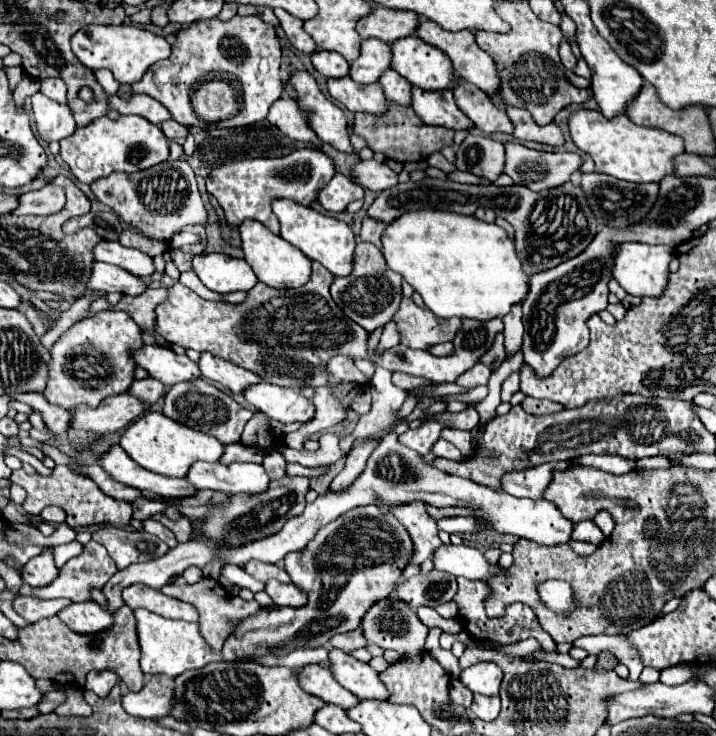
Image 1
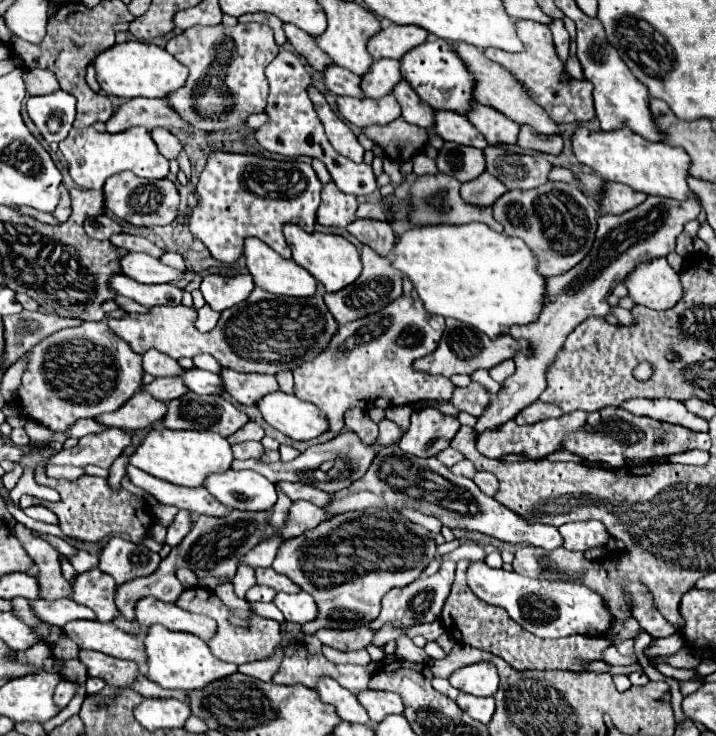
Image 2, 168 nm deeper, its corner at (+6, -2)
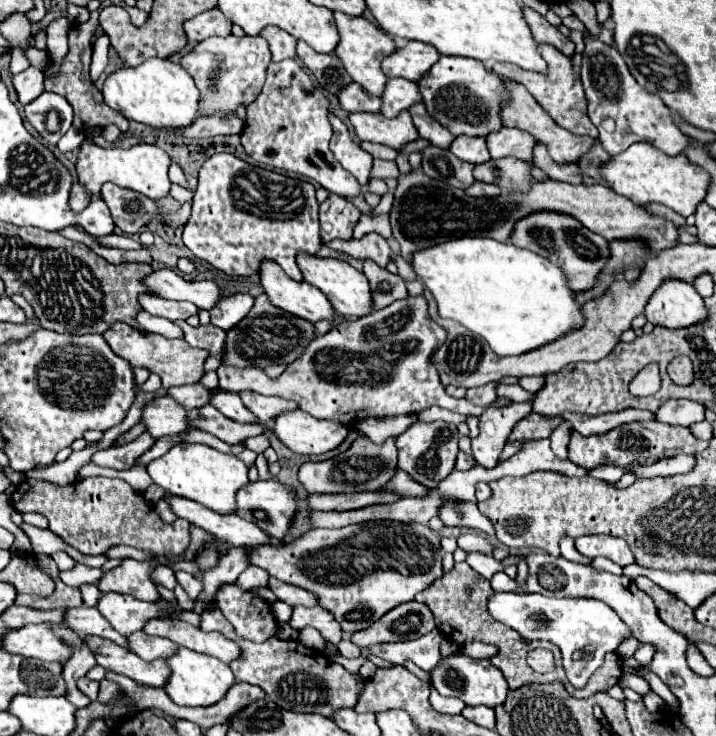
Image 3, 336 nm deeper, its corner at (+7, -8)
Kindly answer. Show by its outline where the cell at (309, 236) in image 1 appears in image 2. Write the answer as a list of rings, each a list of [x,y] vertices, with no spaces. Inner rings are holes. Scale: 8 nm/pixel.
[[[285,223],[283,225],[283,235],[293,251],[293,261],[299,263],[301,267],[305,267],[319,283],[325,285],[325,289],[331,291],[339,291],[347,285],[351,285],[361,271],[361,261],[359,261],[359,249],[347,241],[343,235],[335,235],[335,233],[307,233],[305,229],[301,229],[299,225],[293,223]]]

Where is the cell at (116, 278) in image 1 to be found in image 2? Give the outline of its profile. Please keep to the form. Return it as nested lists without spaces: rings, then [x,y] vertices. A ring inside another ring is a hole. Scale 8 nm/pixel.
[[[111,275],[109,287],[115,293],[125,295],[145,307],[181,303],[181,289],[175,285],[167,285],[167,283],[165,285],[143,285],[127,275]]]

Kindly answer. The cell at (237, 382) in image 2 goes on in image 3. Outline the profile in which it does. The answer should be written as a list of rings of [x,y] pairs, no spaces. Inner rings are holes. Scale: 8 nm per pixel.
[[[240,393],[244,405],[260,419],[262,425],[266,425],[268,421],[276,419],[278,415],[286,413],[286,411],[294,411],[298,409],[298,405],[294,401],[282,399],[282,397],[262,397],[260,393]]]

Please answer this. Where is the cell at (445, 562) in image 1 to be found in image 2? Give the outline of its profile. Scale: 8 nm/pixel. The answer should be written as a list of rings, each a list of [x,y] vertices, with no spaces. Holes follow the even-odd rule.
[[[471,561],[467,567],[467,585],[483,601],[503,607],[511,619],[537,637],[569,637],[577,633],[603,635],[609,629],[609,615],[603,601],[581,583],[529,579],[515,571],[491,569],[485,561]]]

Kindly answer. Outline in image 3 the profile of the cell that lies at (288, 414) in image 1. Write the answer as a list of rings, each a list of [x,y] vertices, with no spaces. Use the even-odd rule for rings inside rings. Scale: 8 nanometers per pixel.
[[[302,409],[274,419],[276,437],[298,455],[322,455],[336,449],[348,435],[348,427],[336,421],[316,419]]]

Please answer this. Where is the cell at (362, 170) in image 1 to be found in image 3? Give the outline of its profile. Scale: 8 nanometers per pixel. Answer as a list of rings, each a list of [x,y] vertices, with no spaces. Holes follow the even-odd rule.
[[[284,59],[280,63],[270,63],[260,95],[248,105],[246,125],[240,135],[246,155],[264,167],[304,175],[340,197],[354,197],[362,193],[362,185],[358,185],[358,181],[354,181],[342,165],[338,165],[328,149],[332,137],[328,105],[328,99],[314,87],[300,61]]]

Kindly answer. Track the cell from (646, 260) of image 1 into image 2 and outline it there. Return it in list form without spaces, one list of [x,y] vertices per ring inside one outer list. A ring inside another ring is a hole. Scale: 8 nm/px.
[[[665,257],[639,263],[621,283],[627,287],[629,297],[637,305],[645,305],[657,311],[673,307],[681,295],[679,275],[671,269]]]

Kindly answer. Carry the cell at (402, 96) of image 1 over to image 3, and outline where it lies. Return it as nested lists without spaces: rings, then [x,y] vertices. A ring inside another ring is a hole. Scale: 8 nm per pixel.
[[[414,105],[414,109],[410,109],[410,115],[412,115],[414,125],[416,125],[422,139],[426,139],[428,143],[432,143],[440,149],[450,149],[450,143],[454,141],[452,133],[446,127],[442,127],[438,121],[434,121],[426,113],[424,105]]]

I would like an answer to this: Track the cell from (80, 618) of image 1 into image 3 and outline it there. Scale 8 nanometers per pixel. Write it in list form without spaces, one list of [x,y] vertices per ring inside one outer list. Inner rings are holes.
[[[86,637],[84,641],[86,645],[90,645],[90,651],[94,653],[98,665],[102,665],[106,671],[124,675],[142,687],[166,687],[170,667],[164,659],[148,663],[136,653],[122,649],[120,645],[114,645],[112,641],[106,641],[102,637]]]

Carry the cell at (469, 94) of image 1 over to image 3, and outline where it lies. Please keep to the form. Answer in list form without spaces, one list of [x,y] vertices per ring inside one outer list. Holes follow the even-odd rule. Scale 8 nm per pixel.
[[[504,127],[502,131],[486,137],[486,141],[488,141],[488,149],[490,149],[492,159],[516,157],[520,161],[532,163],[532,149],[536,145],[536,139],[530,137],[528,133],[522,133],[520,129]]]

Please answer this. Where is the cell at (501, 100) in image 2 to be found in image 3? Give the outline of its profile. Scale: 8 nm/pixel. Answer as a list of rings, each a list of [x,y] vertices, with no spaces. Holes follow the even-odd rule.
[[[506,81],[506,91],[510,93],[512,101],[510,105],[506,105],[506,109],[502,109],[502,119],[504,119],[504,125],[506,127],[516,127],[520,131],[526,131],[530,133],[536,141],[544,143],[550,151],[550,155],[554,157],[554,161],[558,163],[578,163],[588,151],[590,147],[594,145],[594,139],[590,137],[580,137],[580,135],[574,135],[566,129],[562,129],[560,125],[554,123],[554,119],[538,105],[538,101],[534,101],[534,97],[526,91],[526,87],[518,85],[516,81]]]

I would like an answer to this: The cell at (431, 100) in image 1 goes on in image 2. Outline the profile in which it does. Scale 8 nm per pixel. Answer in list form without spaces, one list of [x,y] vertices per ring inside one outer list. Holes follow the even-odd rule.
[[[435,111],[435,133],[445,141],[455,141],[459,145],[471,145],[477,149],[485,149],[487,141],[485,137],[467,121],[465,115],[459,115],[455,111]]]

